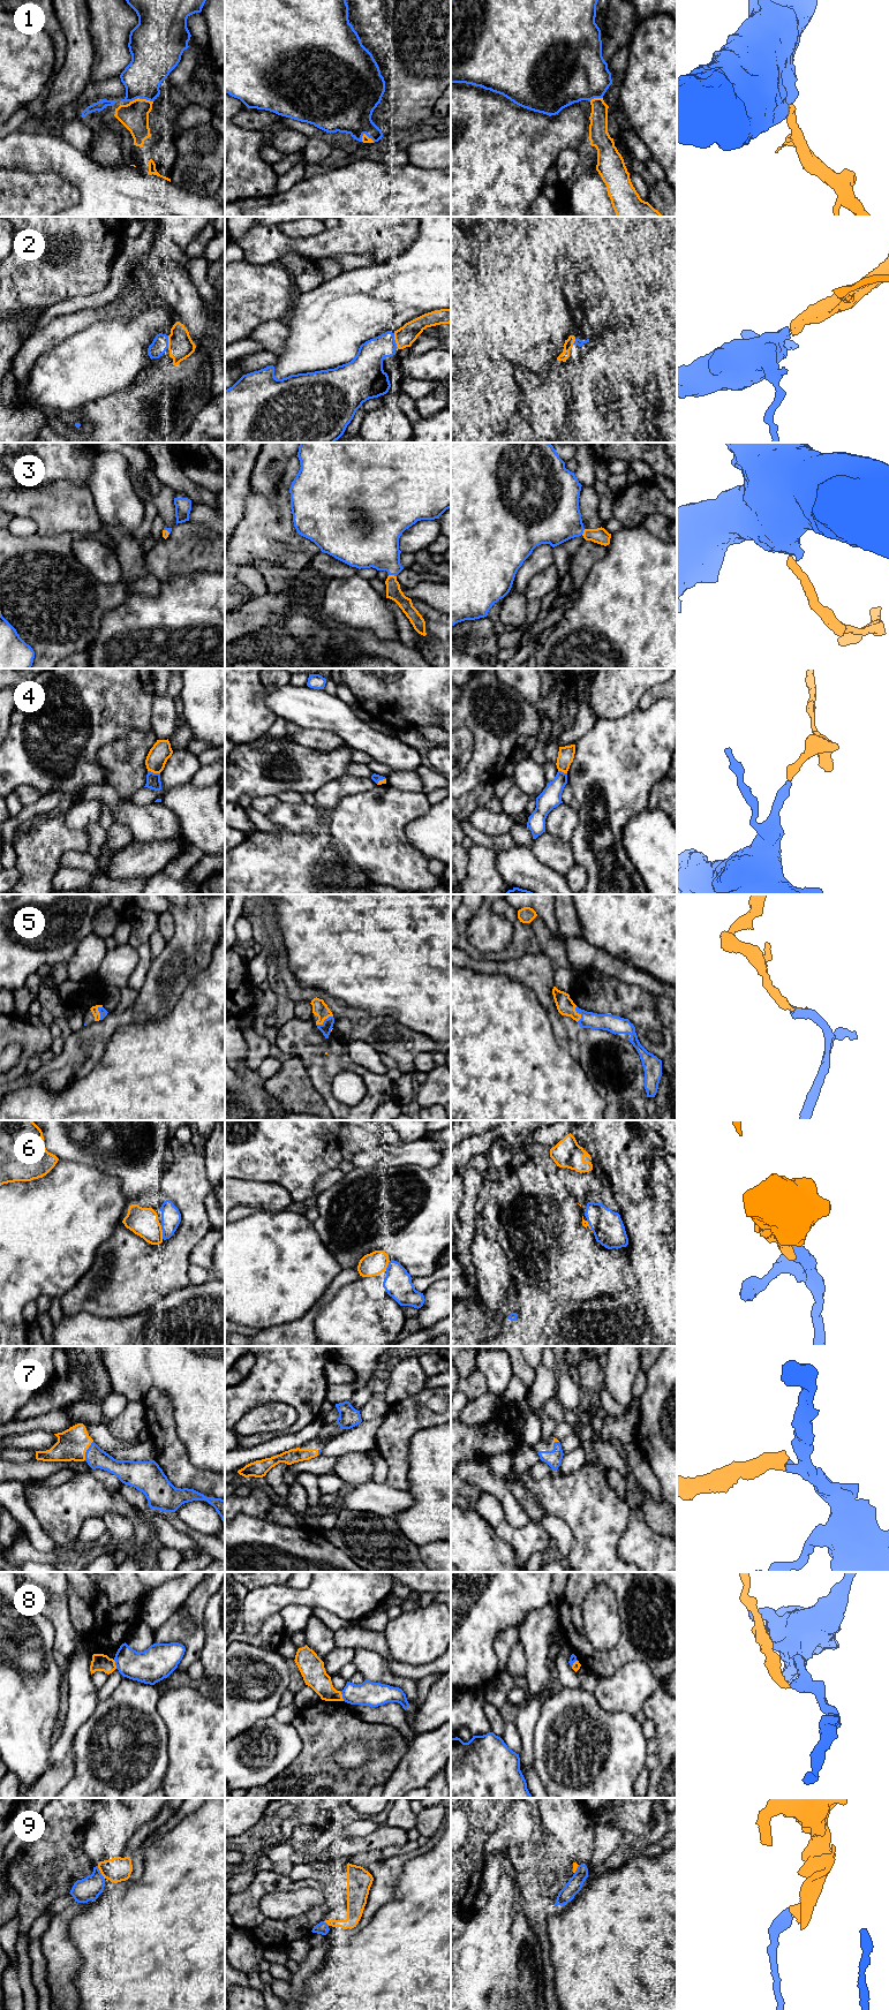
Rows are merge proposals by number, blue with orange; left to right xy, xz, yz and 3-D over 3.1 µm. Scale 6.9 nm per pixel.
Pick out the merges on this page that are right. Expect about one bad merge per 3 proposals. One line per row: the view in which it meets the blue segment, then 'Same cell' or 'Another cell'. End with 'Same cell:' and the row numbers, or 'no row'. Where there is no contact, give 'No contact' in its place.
1: Touches blue in xy. Same cell
2: Touches blue in xz. Same cell
3: Touches blue in xz. Same cell
4: Touches blue in xy. Another cell
5: Touches blue in xz. Same cell
6: Touches blue in xy. Same cell
7: Touches blue in xy. Same cell
8: Touches blue in xz. Another cell
9: Touches blue in xy. Another cell
Same cell: 1, 2, 3, 5, 6, 7

